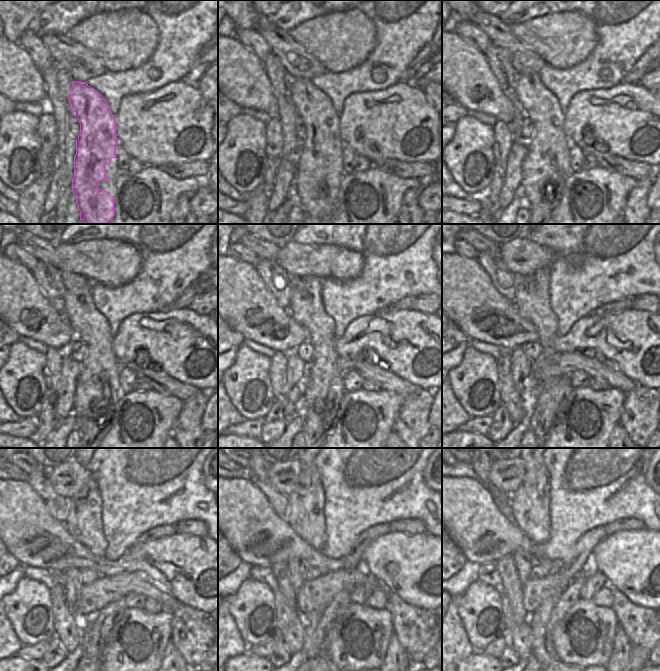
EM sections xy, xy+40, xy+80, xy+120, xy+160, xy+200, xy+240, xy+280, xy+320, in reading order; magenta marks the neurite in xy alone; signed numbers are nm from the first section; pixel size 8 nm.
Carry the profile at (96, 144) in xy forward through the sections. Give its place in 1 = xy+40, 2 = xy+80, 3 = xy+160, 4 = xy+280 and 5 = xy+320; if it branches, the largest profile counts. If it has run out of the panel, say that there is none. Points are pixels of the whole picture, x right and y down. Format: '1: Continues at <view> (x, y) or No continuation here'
1: Continues at xy+40 (322, 143)
2: Continues at xy+80 (548, 143)
3: Continues at xy+160 (306, 307)
4: Continues at xy+280 (306, 504)
5: Continues at xy+320 (531, 502)

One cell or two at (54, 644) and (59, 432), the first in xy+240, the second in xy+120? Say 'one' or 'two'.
two

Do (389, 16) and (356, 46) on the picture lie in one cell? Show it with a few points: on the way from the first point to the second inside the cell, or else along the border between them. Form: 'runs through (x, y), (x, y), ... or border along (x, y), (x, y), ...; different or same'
border along (360, 10), (375, 29), (372, 51); different

